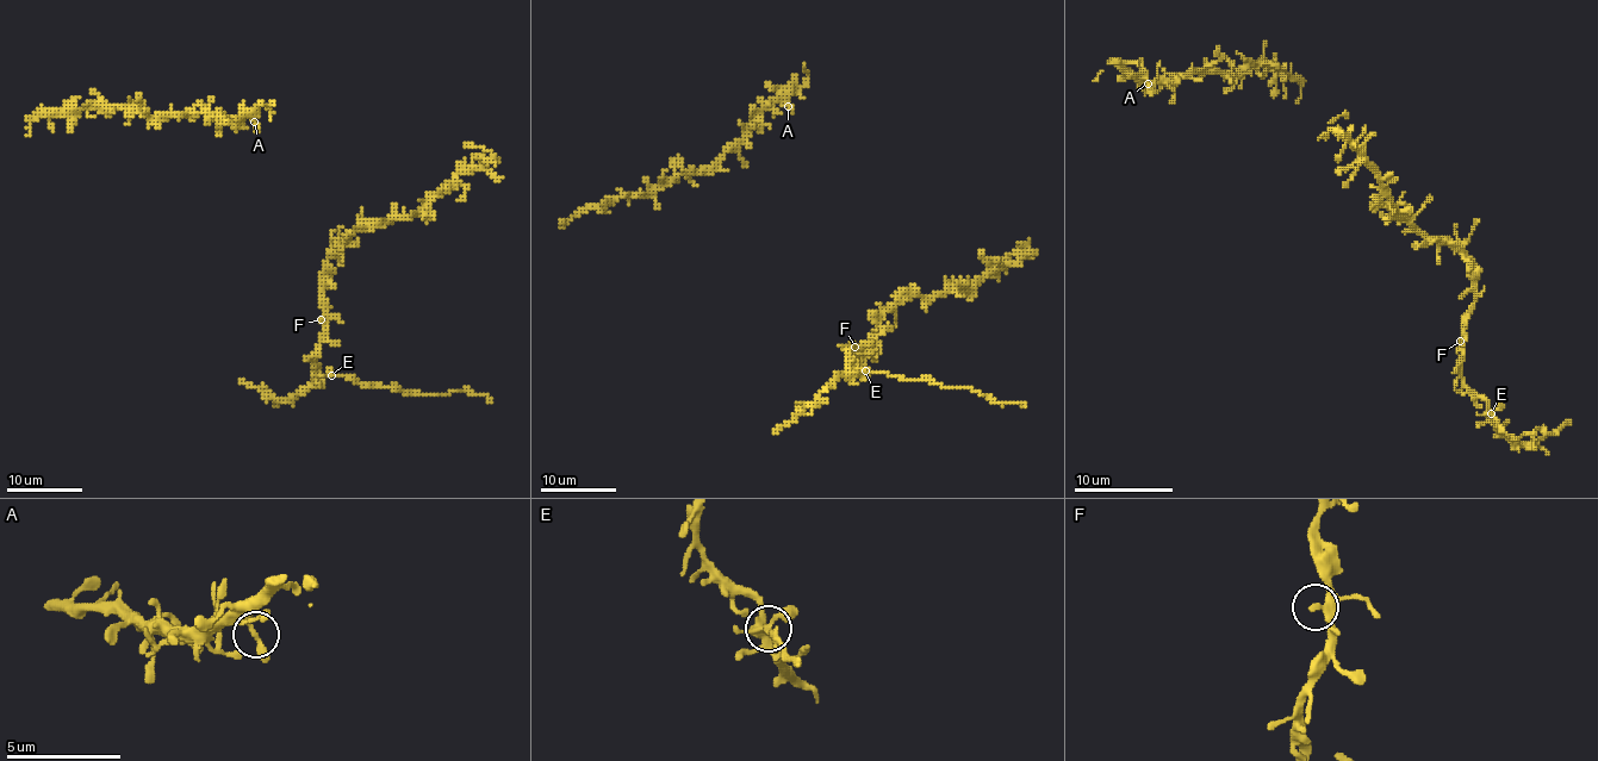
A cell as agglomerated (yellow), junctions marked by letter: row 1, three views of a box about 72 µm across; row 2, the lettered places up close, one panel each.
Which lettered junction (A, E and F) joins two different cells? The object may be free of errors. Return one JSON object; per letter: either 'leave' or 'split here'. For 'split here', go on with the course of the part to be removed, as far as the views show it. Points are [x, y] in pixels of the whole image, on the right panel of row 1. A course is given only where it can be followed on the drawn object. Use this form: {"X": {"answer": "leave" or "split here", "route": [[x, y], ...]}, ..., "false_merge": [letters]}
{"A": {"answer": "leave"}, "E": {"answer": "split here", "route": [[1492, 412], [1502, 430], [1511, 437], [1531, 432], [1534, 449]]}, "F": {"answer": "leave"}, "false_merge": ["E"]}

